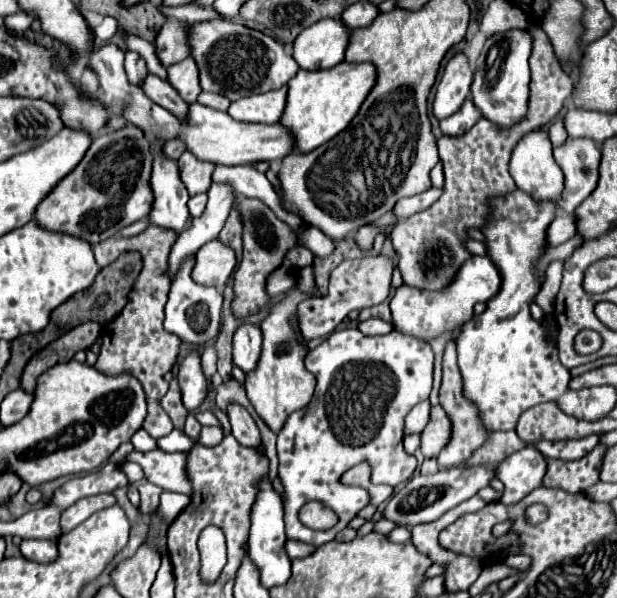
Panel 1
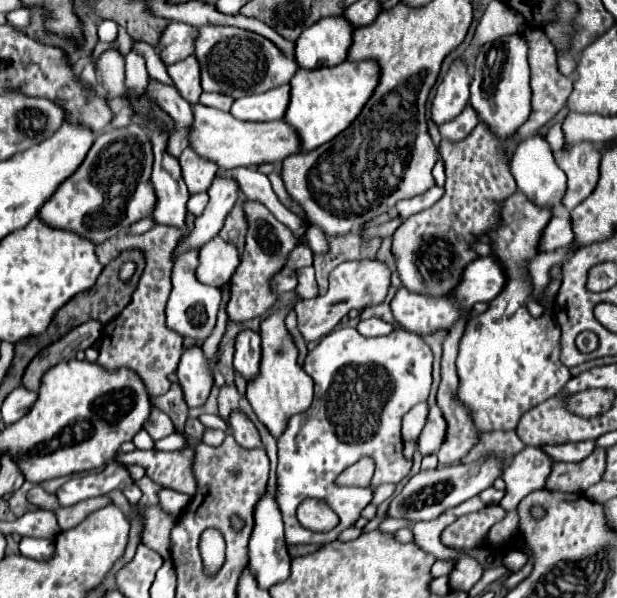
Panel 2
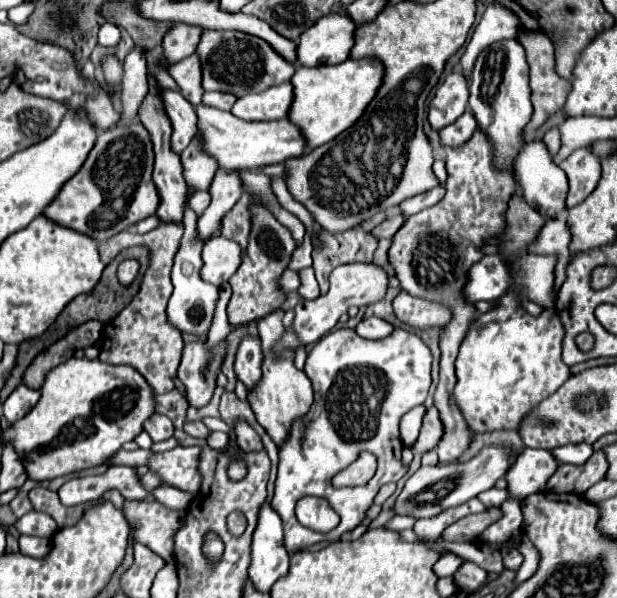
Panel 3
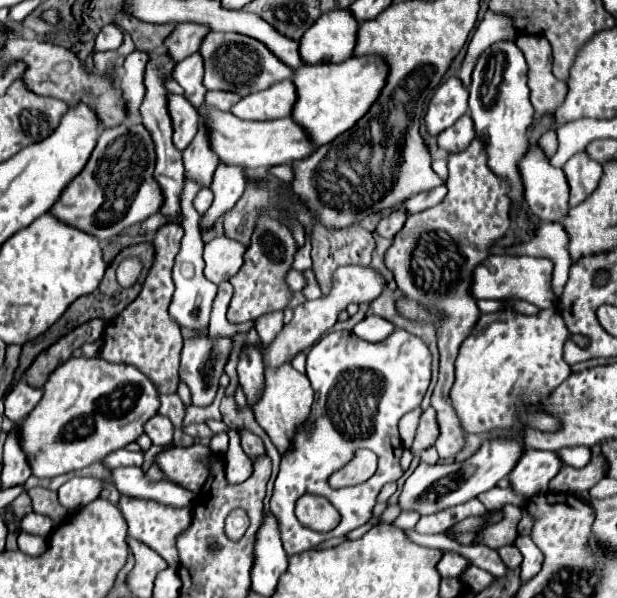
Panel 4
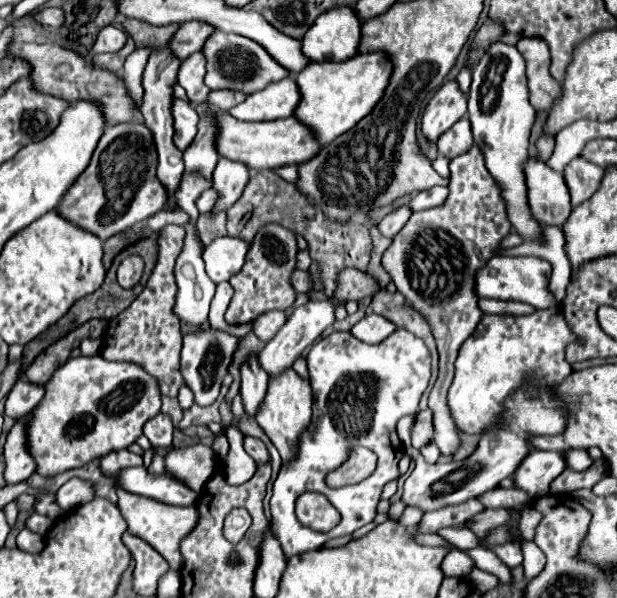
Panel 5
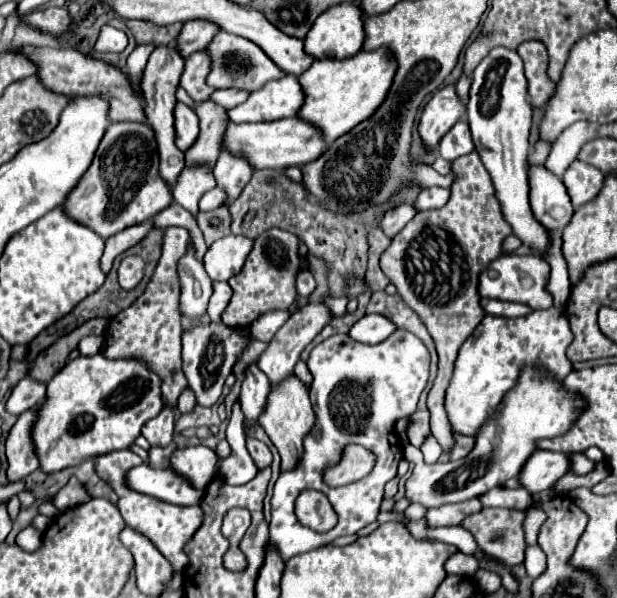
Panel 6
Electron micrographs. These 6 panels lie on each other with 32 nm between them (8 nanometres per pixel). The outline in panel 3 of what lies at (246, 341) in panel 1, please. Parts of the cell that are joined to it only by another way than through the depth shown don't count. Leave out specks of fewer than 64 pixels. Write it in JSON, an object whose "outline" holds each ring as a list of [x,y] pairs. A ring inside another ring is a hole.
{"outline":[[[246,334],[238,344],[236,362],[234,362],[234,370],[236,370],[238,378],[246,384],[246,388],[252,388],[260,380],[260,376],[262,376],[260,366],[262,366],[260,338]]]}

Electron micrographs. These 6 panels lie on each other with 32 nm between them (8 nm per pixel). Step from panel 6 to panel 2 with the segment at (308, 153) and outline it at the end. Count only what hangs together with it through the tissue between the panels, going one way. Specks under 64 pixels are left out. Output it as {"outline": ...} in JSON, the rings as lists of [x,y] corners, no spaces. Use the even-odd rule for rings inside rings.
{"outline":[[[194,104],[192,112],[194,112],[194,122],[188,130],[188,146],[198,156],[216,162],[220,168],[258,166],[262,162],[284,160],[286,156],[300,152],[300,140],[296,132],[282,120],[242,122],[242,120],[236,120],[230,112],[208,108],[202,104]]]}

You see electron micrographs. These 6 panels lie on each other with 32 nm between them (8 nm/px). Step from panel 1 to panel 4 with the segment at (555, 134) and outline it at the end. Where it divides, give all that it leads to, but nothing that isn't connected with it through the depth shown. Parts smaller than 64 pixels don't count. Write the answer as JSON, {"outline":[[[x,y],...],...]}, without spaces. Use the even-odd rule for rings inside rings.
{"outline":[[[548,130],[548,132],[538,140],[538,144],[544,148],[546,156],[552,158],[552,156],[556,154],[556,150],[558,150],[558,136],[556,136],[556,130]]]}

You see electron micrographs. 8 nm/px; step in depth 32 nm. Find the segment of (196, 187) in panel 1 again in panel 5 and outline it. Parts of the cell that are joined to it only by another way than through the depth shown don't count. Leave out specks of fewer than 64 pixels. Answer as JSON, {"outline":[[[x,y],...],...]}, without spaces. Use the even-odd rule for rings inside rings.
{"outline":[[[208,104],[196,106],[196,112],[200,114],[198,134],[194,142],[184,150],[184,164],[186,164],[188,174],[198,174],[206,180],[212,180],[212,172],[220,156],[214,146],[216,128],[212,128],[212,120],[208,120],[208,110],[212,110]]]}

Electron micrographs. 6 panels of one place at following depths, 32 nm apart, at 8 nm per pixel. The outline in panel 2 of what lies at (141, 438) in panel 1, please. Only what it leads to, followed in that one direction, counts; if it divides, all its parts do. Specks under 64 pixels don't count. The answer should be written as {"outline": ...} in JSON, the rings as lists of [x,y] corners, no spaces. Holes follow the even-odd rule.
{"outline":[[[140,430],[140,432],[132,438],[132,442],[136,444],[138,450],[150,450],[150,448],[154,448],[154,440],[152,440],[144,430]]]}

